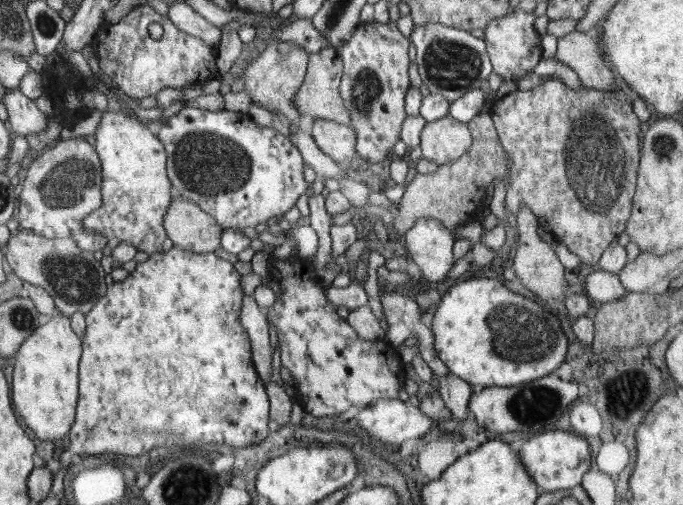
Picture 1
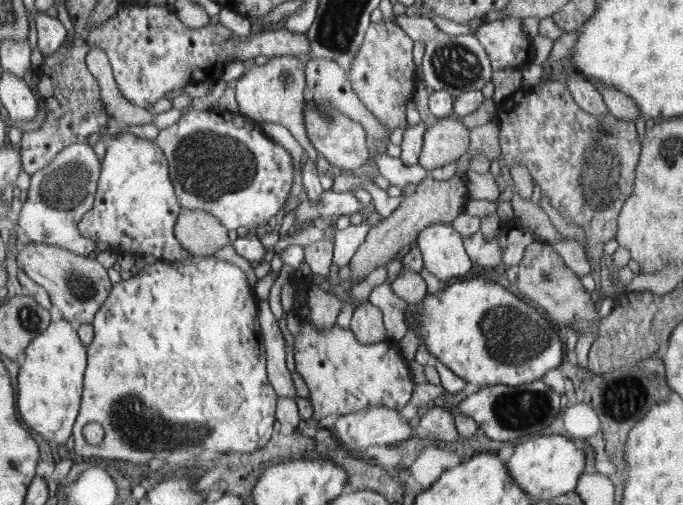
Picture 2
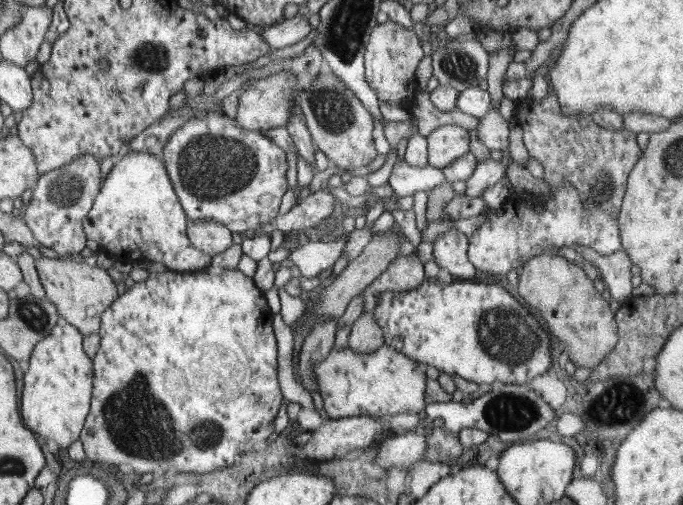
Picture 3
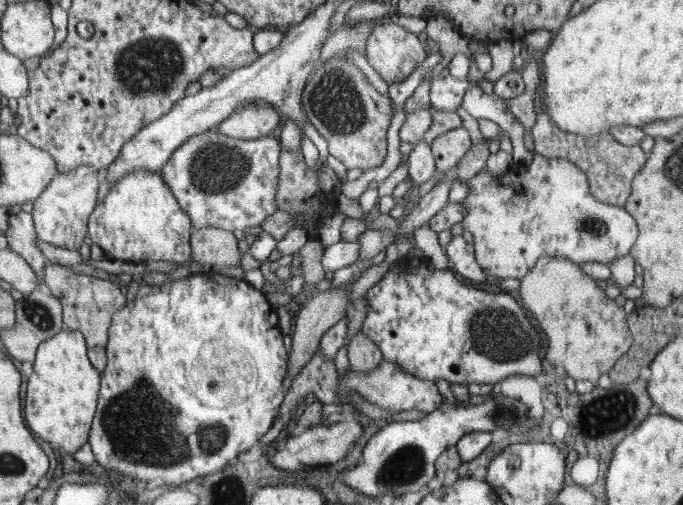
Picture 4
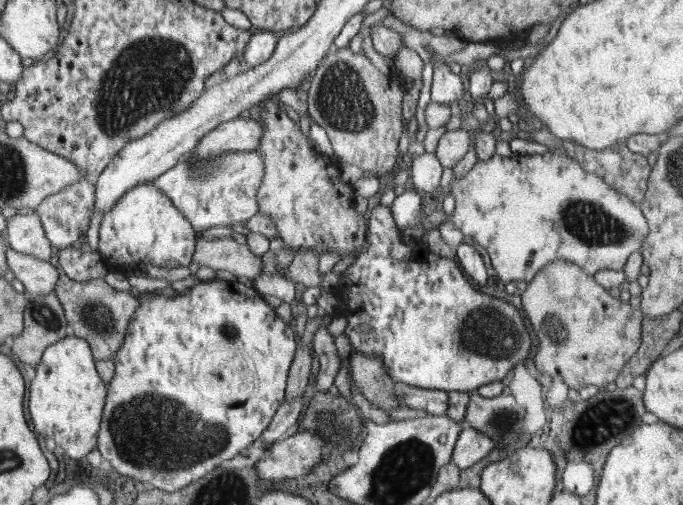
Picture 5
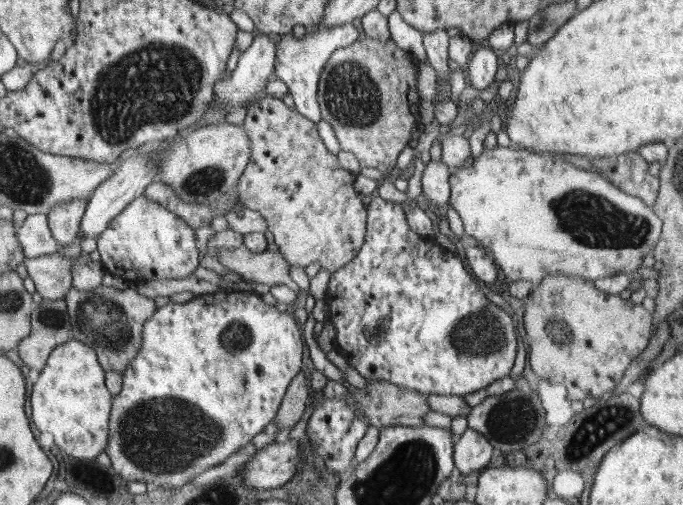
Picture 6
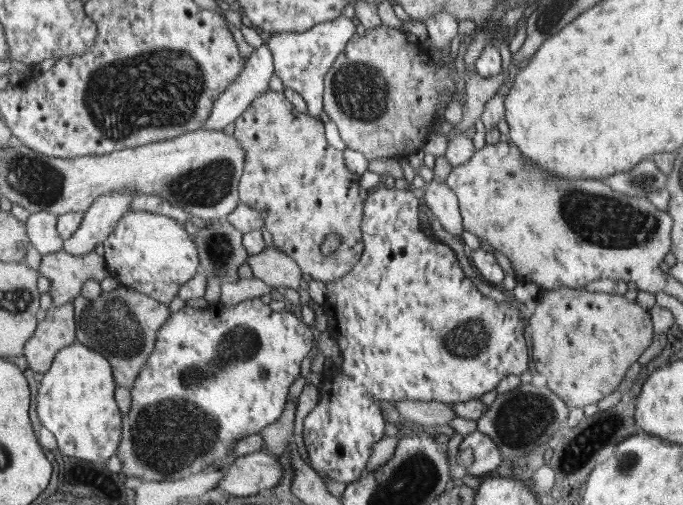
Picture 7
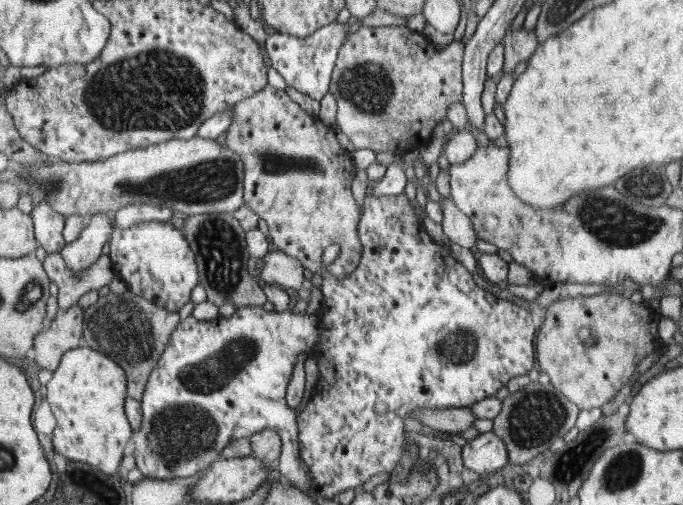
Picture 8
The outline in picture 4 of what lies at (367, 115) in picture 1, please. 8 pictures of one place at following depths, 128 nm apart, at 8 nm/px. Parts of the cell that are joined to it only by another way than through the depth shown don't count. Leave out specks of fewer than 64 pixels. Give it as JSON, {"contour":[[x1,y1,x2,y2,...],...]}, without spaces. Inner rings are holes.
{"contour":[[393,23,378,25,366,41,366,58,387,85,398,84,424,62,426,52,416,34]]}

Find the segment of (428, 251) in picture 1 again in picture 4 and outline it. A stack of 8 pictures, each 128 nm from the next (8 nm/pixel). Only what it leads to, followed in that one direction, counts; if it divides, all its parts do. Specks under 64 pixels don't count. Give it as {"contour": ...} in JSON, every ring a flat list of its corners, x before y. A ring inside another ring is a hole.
{"contour":[[457,233,457,236,453,236,446,245,446,256,452,262,452,268,464,278,478,284,486,282,487,274,478,263,475,247,467,235,461,236]]}

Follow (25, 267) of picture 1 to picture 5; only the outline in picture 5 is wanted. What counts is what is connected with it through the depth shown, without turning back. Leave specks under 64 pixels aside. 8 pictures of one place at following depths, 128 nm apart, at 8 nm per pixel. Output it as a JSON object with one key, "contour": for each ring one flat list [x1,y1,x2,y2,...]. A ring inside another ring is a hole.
{"contour":[[52,246,52,258,50,258,50,262,56,266,60,274,55,293,60,302,63,302,64,310,67,311,68,322,73,328,73,336,87,339,95,359,113,359,120,348,123,348,124,340,127,340,128,320,130,320,130,314,136,314,140,308,138,300,130,296,130,291,118,292,110,287,104,278,82,282,71,279,60,268,57,250]]}

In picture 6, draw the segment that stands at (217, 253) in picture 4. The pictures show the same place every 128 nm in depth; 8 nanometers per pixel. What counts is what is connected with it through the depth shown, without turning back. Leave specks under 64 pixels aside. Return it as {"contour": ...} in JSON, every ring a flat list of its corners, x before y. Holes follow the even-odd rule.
{"contour":[[242,244,235,249,224,249,218,253,218,262,247,280,270,287,283,282,298,292,298,286,289,274,290,262,279,252,266,250,256,253]]}

